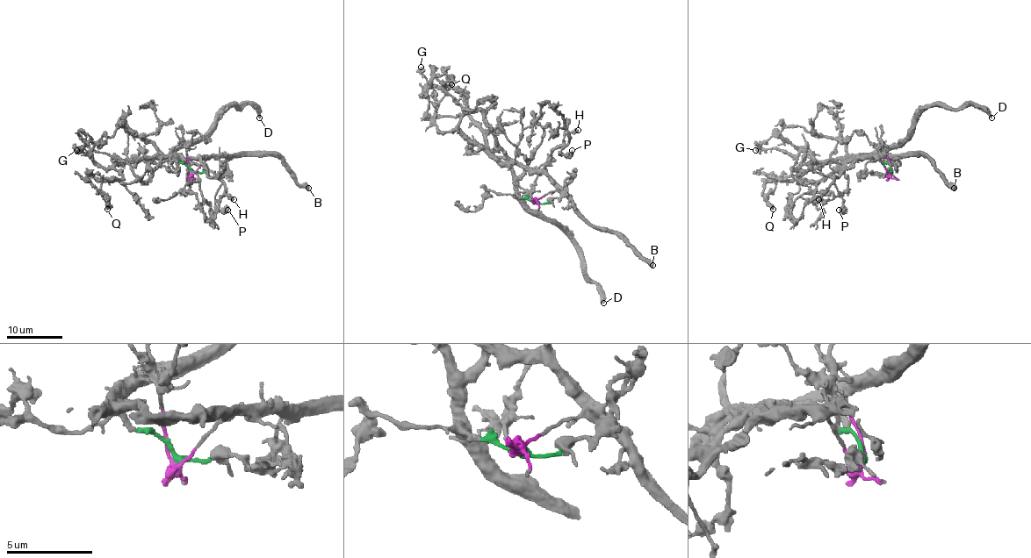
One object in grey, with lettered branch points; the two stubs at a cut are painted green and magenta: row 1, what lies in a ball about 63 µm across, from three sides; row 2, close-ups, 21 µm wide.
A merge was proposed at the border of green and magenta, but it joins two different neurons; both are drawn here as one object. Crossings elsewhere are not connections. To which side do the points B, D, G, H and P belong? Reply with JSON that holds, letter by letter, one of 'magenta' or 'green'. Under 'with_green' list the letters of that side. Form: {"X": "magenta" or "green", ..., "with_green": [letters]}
{"B": "magenta", "D": "green", "G": "green", "H": "magenta", "P": "magenta", "with_green": ["D", "G"]}

